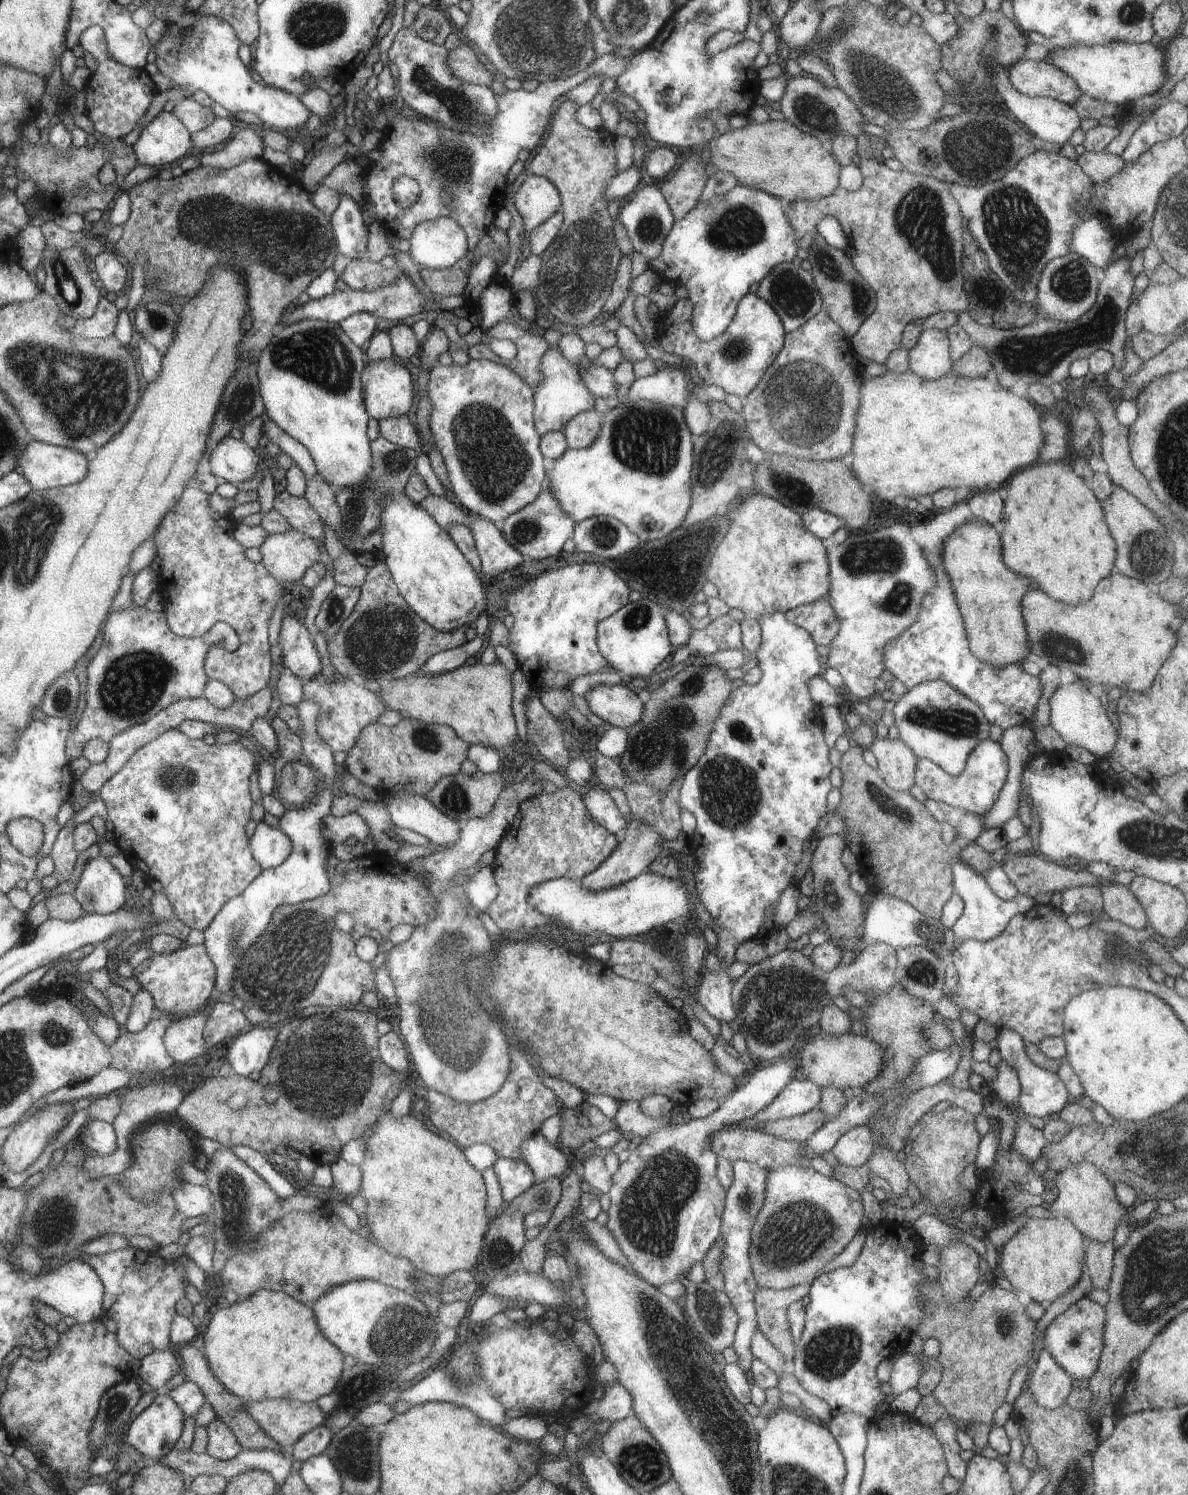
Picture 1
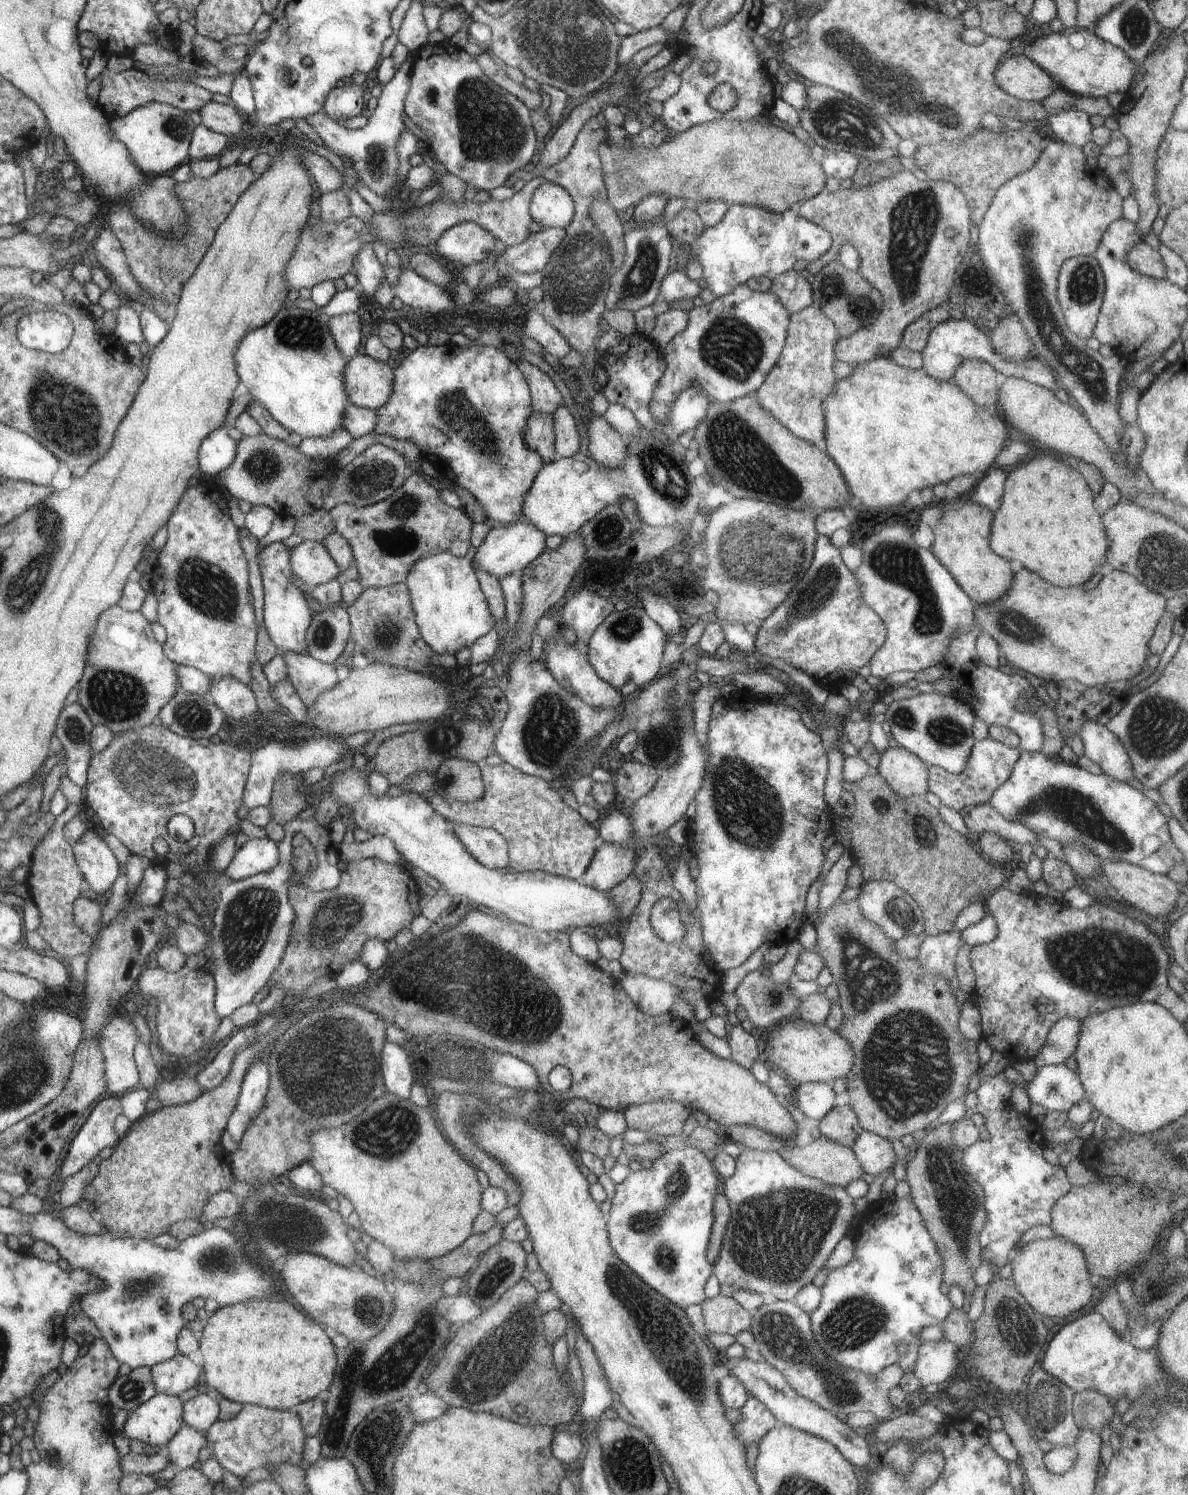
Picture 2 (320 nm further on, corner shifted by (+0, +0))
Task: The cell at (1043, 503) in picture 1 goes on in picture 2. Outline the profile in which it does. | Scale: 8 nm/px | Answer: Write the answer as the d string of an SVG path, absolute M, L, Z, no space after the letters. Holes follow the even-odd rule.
M1034 456L1030 462L1016 466L1006 478L1006 488L1000 507L993 512L994 519L989 536L990 549L1008 561L1018 560L1023 568L1034 572L1049 584L1058 587L1079 587L1101 571L1107 561L1108 536L1096 510L1094 495L1082 474L1056 460L1054 456Z

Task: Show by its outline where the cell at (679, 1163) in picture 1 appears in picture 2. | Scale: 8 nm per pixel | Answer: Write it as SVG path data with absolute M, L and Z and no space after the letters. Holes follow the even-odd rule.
M689 1146L665 1152L652 1168L631 1171L624 1182L616 1184L616 1194L606 1215L612 1249L645 1284L680 1308L701 1304L707 1298L704 1287L713 1275L713 1264L708 1262L706 1252L714 1220L714 1198L721 1187L722 1179L718 1177L713 1161Z

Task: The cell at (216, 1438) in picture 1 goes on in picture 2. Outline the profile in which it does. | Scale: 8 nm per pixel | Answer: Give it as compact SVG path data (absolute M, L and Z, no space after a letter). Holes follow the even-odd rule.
M245 1406L232 1420L214 1422L208 1428L208 1445L212 1446L214 1458L228 1473L240 1479L256 1468L268 1468L272 1464L288 1462L298 1465L302 1460L302 1450L307 1443L306 1427L302 1418L290 1410L268 1409Z

